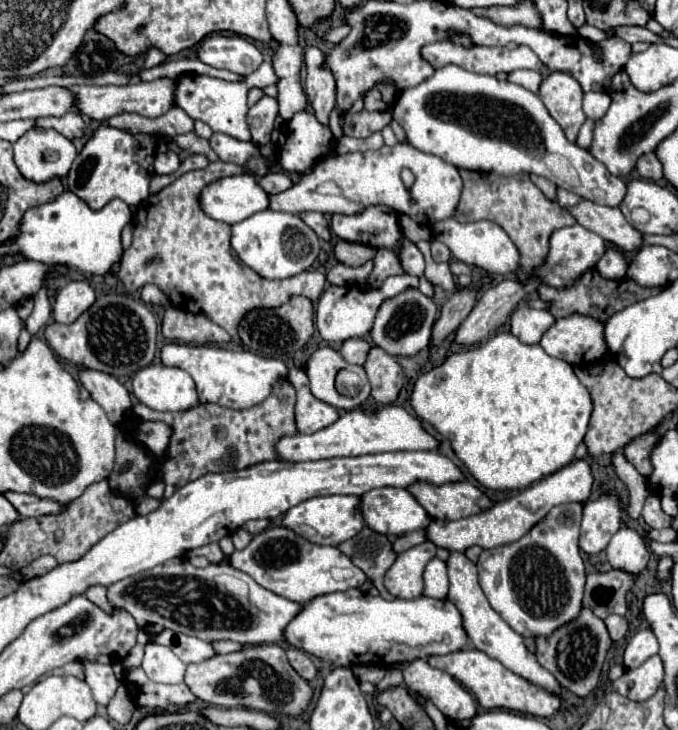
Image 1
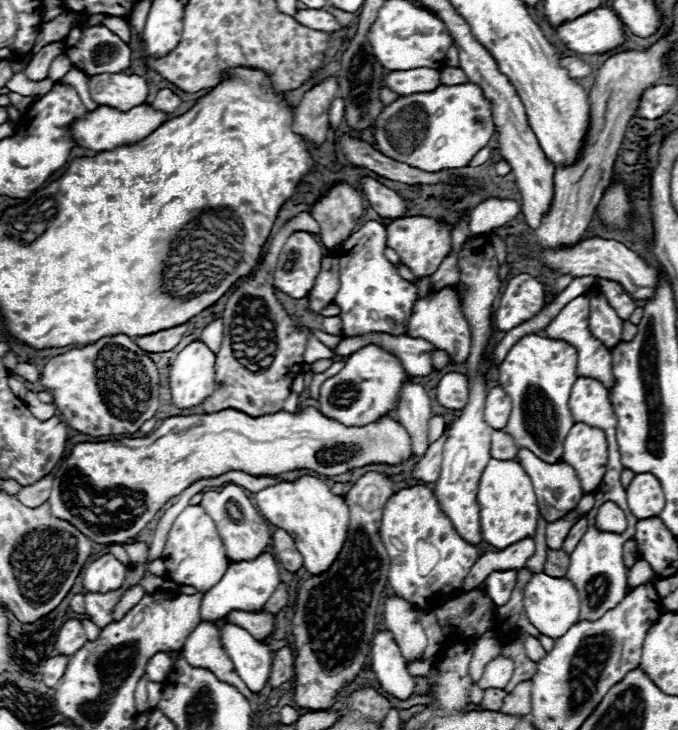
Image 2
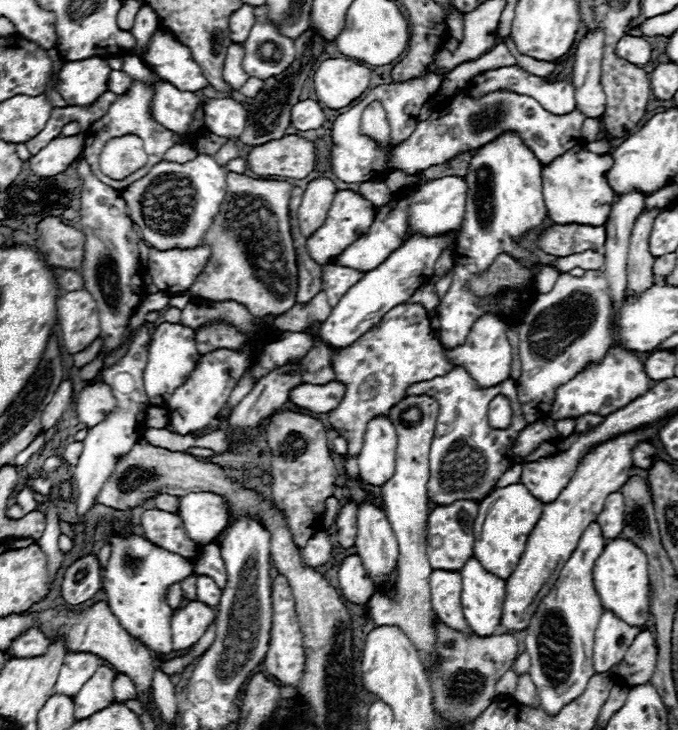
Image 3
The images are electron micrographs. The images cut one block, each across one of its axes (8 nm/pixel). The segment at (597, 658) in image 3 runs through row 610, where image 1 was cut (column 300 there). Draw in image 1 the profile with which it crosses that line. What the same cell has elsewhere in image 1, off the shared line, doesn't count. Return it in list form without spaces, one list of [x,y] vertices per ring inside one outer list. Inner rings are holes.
[[[172,558],[136,576],[114,582],[108,586],[108,600],[114,608],[128,610],[134,616],[138,628],[144,632],[160,634],[168,628],[172,632],[184,632],[210,642],[234,640],[240,644],[284,642],[284,630],[288,622],[302,610],[302,604],[262,588],[248,574],[232,568],[228,562],[196,568],[186,558]],[[234,586],[240,586],[240,600],[232,590]]]

